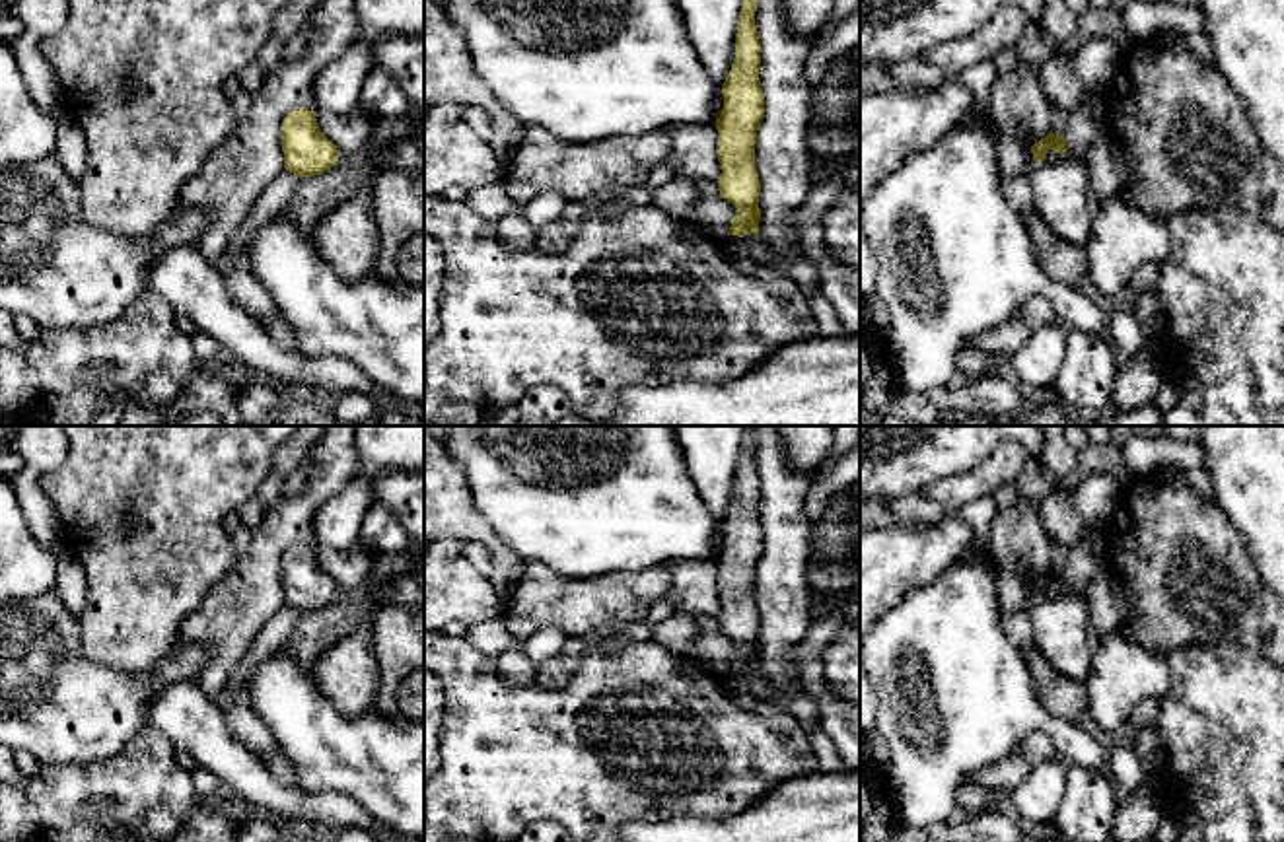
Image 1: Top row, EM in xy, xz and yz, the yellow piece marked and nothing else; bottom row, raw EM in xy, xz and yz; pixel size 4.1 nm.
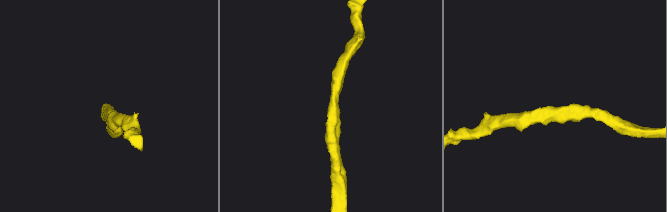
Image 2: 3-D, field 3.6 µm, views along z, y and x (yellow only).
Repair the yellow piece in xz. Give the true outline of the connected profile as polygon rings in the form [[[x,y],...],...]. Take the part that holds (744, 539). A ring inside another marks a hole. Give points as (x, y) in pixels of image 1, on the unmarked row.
[[[745,426],[735,469],[733,502],[722,519],[724,544],[716,554],[720,597],[720,634],[731,638],[737,649],[731,653],[728,671],[759,671],[761,616],[755,601],[757,566],[765,552],[761,523],[761,478],[755,461],[757,434]]]

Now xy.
[[[294,544],[282,560],[284,605],[303,613],[329,607],[340,593],[337,581],[321,568],[315,546]]]

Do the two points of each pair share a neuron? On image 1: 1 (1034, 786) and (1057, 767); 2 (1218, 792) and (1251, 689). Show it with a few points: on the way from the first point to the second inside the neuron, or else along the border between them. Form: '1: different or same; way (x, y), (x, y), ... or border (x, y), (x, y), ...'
1: same; way (1039, 784), (1051, 772)
2: same; way (1244, 767), (1249, 761), (1249, 714)

